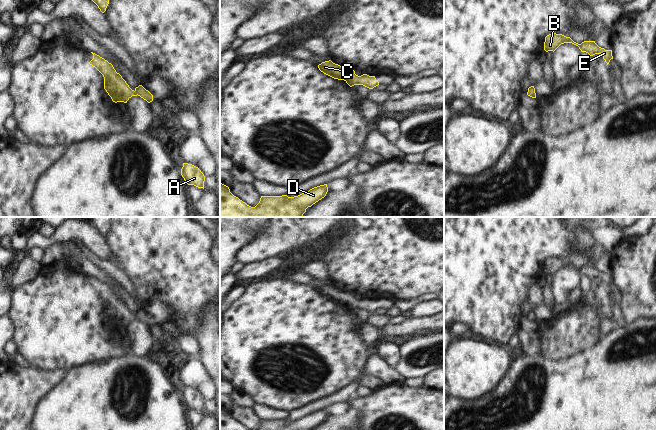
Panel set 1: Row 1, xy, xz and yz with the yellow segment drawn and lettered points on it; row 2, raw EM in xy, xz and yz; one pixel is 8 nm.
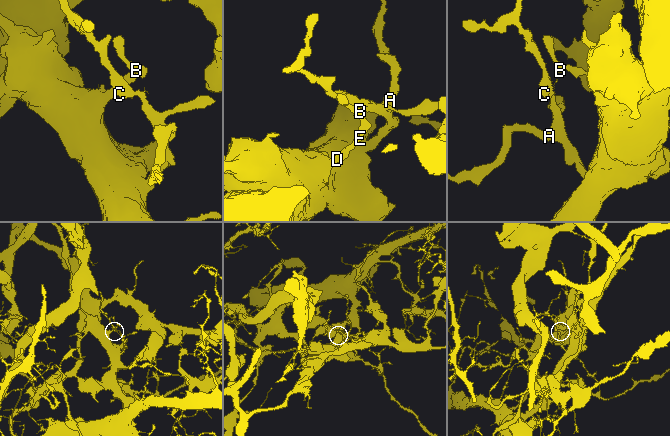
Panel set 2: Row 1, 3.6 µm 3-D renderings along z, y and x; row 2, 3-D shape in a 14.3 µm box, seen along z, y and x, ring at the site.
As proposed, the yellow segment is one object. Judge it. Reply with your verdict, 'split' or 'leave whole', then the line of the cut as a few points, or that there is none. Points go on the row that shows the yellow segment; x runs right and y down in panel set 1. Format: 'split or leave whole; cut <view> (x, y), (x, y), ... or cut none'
leave whole; cut none

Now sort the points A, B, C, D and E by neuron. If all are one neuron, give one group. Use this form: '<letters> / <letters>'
A B C D E

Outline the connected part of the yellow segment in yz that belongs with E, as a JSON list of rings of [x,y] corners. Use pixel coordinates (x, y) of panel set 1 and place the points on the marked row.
[[[551,33],[545,37],[544,50],[546,52],[554,52],[561,44],[564,43],[572,43],[578,46],[581,52],[586,52],[590,56],[601,54],[607,65],[609,64],[610,60],[613,59],[612,50],[605,50],[604,48],[599,47],[595,41],[584,41],[581,44],[578,44],[574,42],[570,37],[556,33]]]

